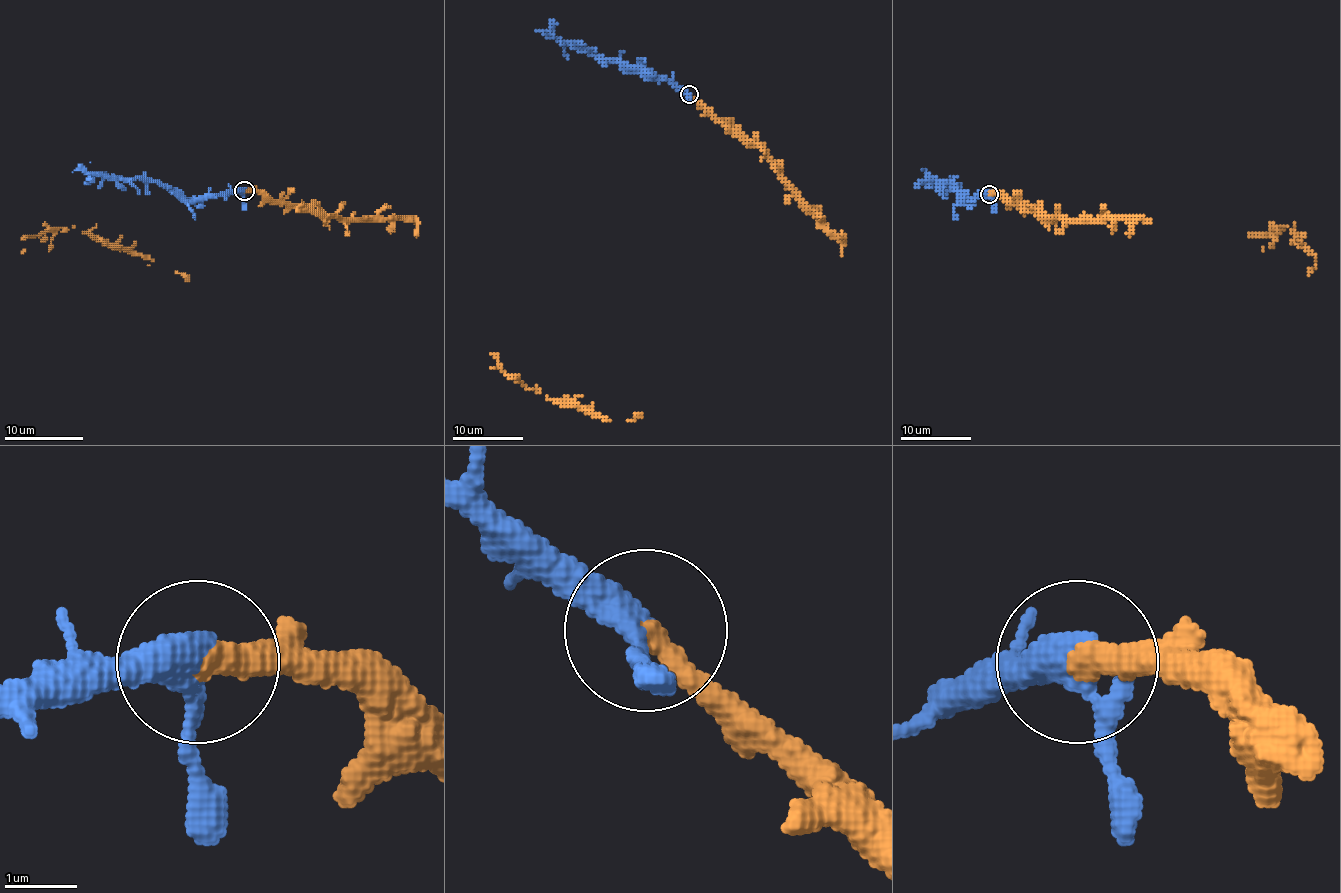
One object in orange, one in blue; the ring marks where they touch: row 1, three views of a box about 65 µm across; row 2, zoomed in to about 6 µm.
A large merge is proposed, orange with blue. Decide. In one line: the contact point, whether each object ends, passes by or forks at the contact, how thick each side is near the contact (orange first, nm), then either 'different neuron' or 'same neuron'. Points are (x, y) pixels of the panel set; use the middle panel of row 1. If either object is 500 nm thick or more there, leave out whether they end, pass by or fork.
(689, 94) | orange ends | blue forks | 360/320 nm | same neuron

